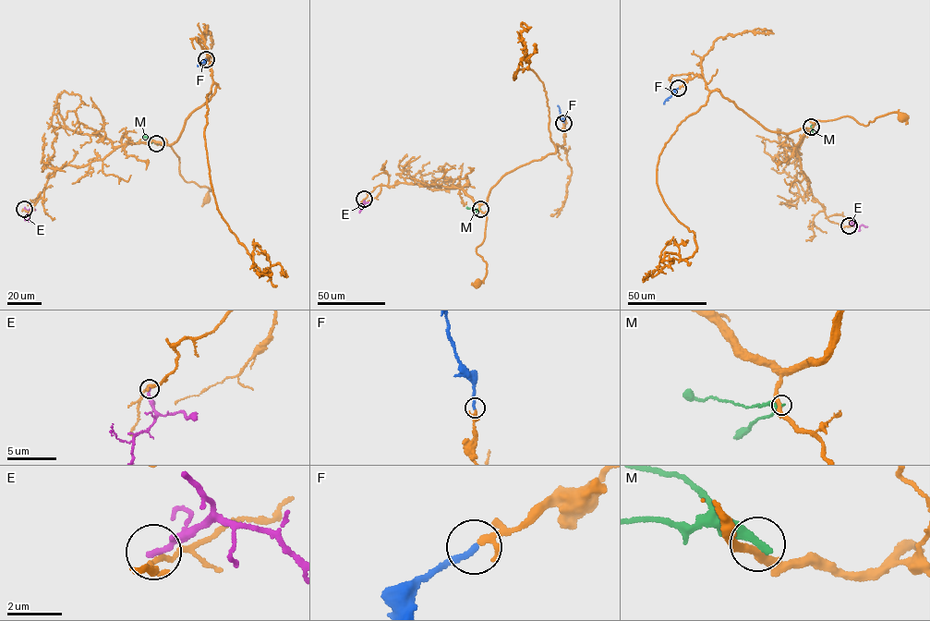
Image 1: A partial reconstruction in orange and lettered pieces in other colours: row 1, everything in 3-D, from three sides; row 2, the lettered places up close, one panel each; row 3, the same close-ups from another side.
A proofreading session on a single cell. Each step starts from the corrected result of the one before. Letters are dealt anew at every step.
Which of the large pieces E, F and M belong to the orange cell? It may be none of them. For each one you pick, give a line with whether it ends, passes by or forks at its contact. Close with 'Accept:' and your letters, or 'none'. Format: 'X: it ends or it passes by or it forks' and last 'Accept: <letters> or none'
F: it ends
Accept: F

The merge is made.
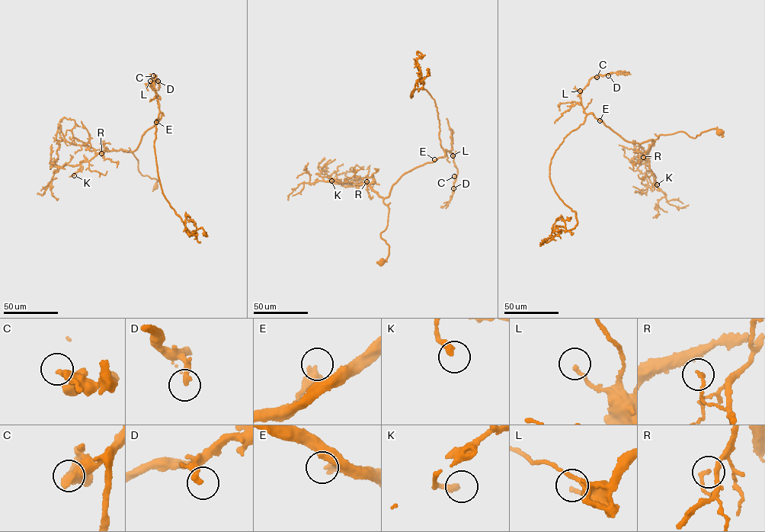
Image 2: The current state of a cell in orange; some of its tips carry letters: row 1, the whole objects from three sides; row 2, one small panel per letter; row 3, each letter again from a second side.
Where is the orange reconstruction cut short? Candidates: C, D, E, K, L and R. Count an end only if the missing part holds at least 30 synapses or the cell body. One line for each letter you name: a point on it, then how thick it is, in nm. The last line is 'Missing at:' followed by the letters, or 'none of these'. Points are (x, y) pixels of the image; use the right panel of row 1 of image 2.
E: place (600, 120); calibre 360 nm
Missing at: E

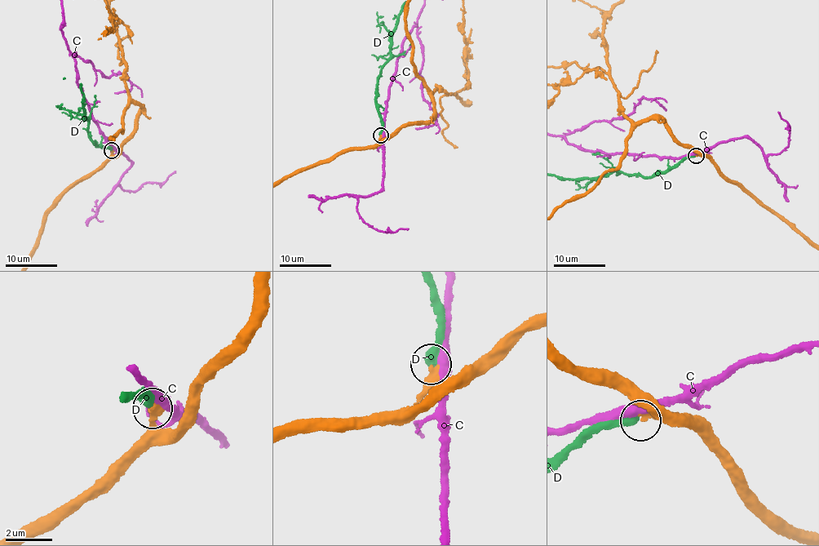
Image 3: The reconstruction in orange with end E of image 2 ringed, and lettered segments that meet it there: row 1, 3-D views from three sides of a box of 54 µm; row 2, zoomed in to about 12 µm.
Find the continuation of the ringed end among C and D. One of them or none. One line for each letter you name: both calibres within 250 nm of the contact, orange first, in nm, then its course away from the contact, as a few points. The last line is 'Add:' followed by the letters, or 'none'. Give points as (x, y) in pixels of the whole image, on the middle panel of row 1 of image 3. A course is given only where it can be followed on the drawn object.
Add: none

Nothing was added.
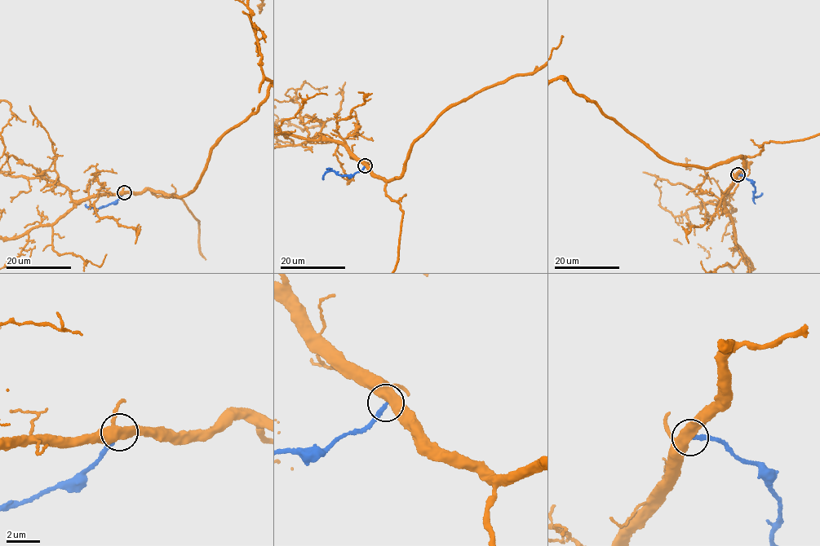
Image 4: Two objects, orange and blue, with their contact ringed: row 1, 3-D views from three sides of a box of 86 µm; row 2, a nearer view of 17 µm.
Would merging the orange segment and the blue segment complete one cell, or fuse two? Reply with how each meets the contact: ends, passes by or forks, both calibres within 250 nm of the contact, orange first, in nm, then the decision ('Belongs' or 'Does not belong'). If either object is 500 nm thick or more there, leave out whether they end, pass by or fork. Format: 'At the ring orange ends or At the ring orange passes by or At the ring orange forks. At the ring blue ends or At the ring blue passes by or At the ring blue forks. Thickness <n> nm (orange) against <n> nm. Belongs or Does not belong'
At the ring orange forks. At the ring blue ends. Thickness 440 nm (orange) against 240 nm. Does not belong

